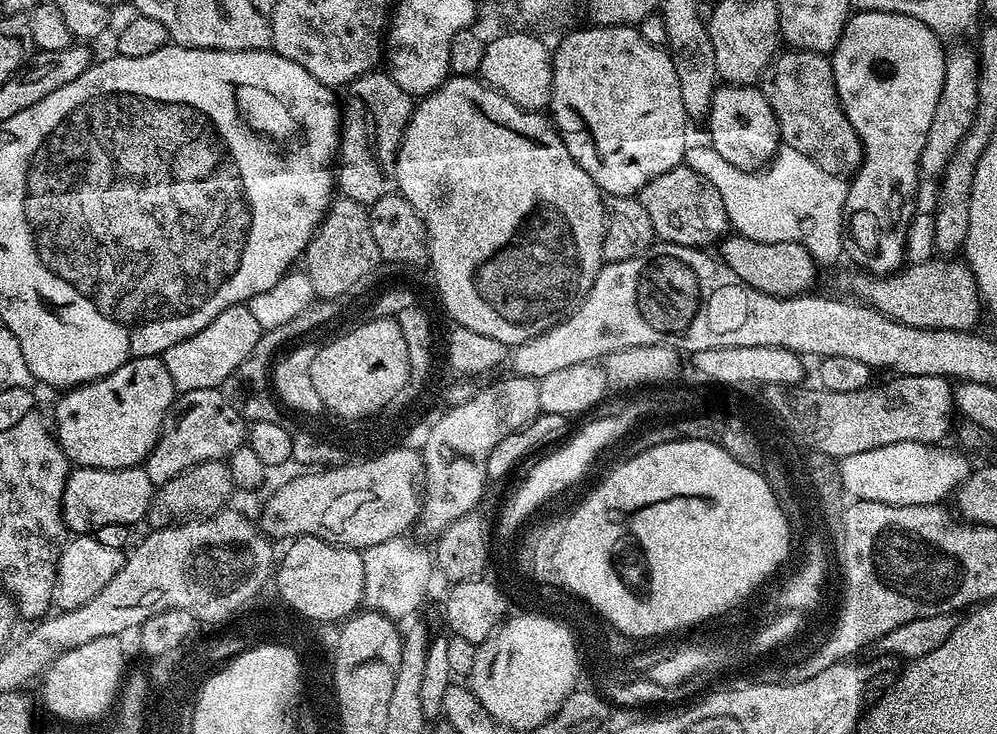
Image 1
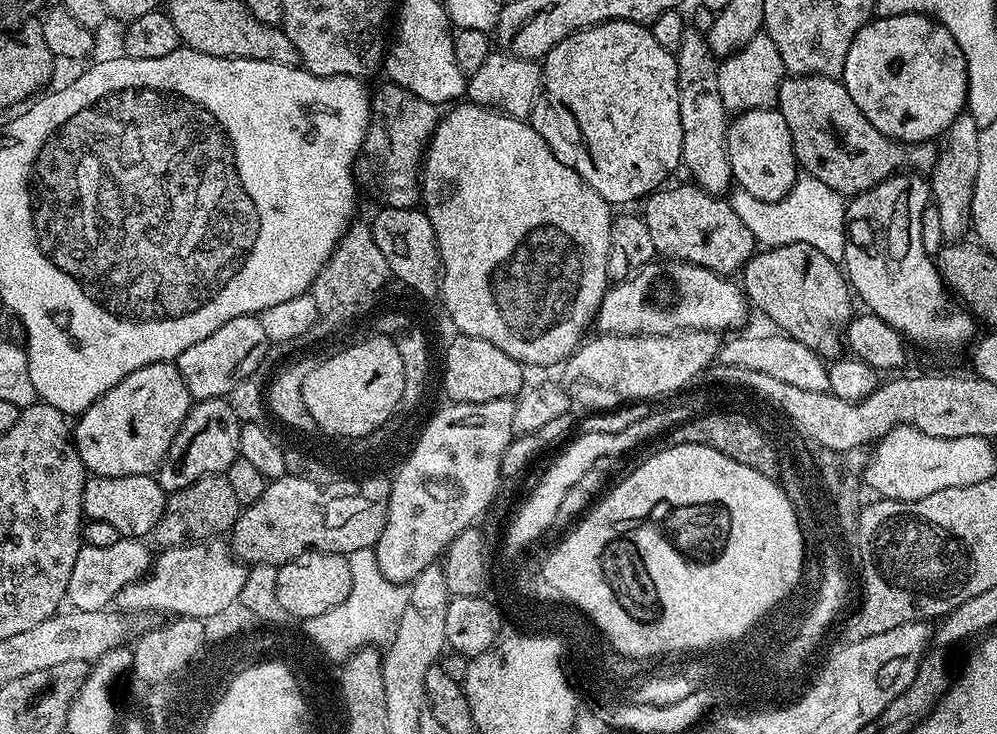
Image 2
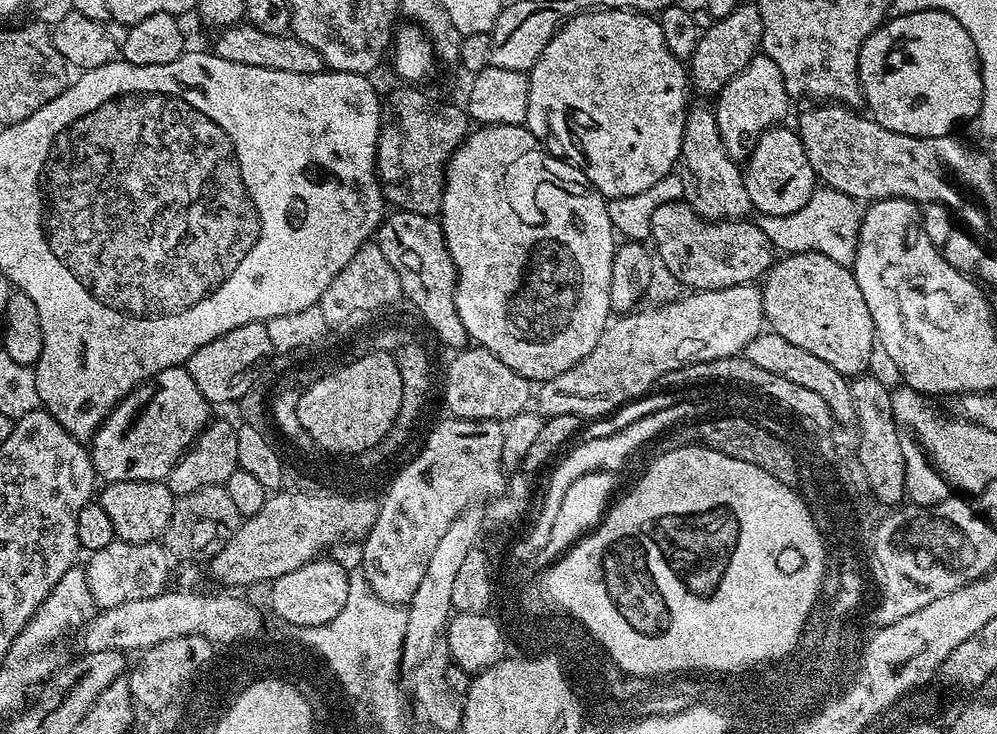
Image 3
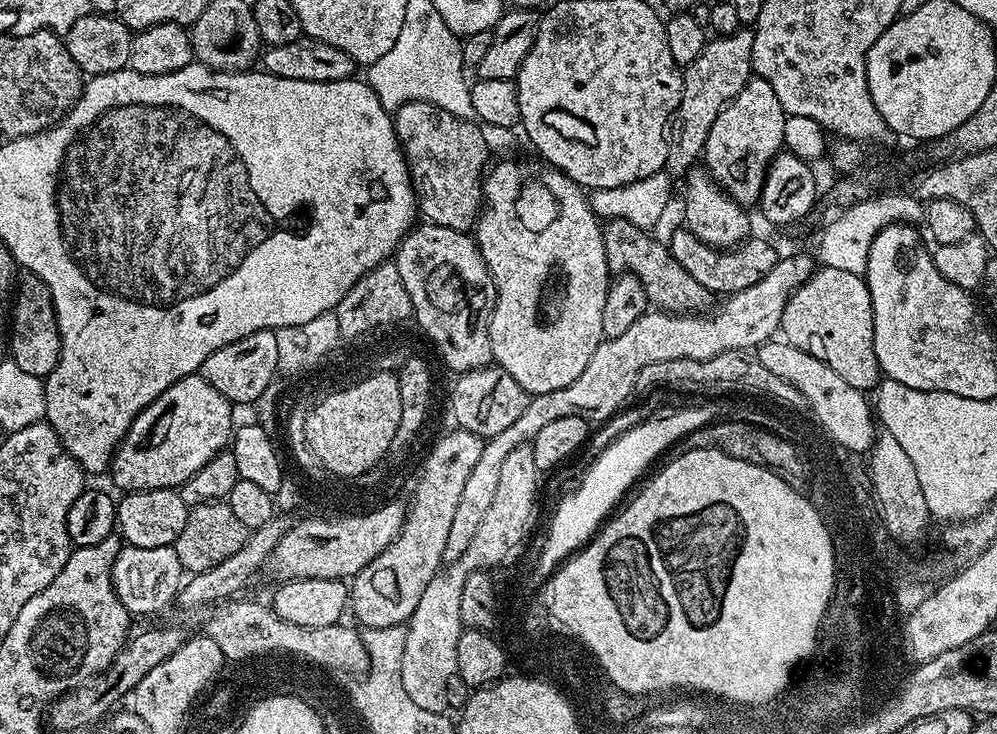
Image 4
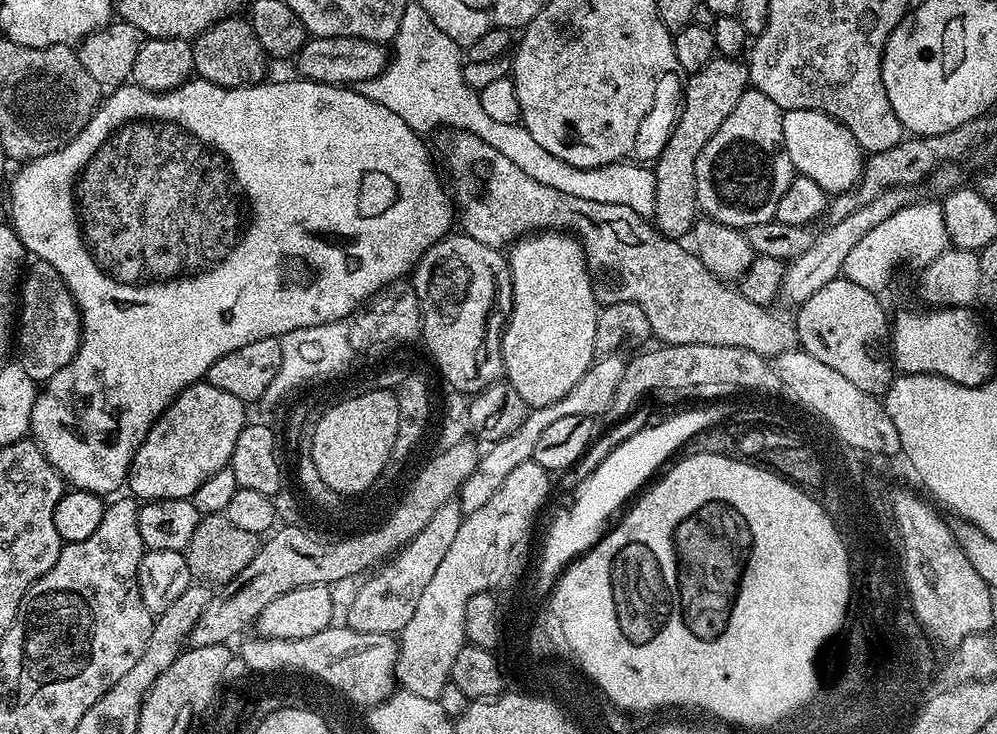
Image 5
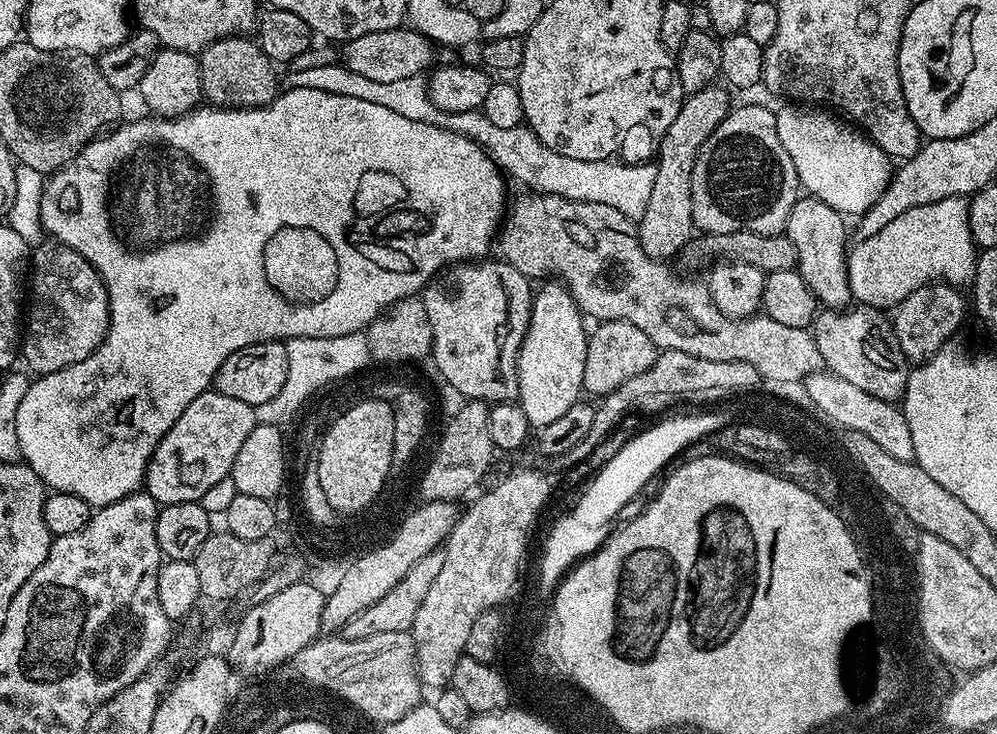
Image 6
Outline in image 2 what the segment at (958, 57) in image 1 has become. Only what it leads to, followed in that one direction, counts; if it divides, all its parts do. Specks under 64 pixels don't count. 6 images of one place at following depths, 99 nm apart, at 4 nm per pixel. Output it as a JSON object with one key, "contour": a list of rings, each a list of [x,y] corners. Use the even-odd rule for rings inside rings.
{"contour":[[[962,114],[944,131],[942,143],[936,153],[936,164],[933,166],[930,179],[930,196],[942,221],[942,234],[945,241],[960,242],[969,235],[972,227],[972,199],[974,182],[978,174],[978,142],[980,130],[971,114]]]}

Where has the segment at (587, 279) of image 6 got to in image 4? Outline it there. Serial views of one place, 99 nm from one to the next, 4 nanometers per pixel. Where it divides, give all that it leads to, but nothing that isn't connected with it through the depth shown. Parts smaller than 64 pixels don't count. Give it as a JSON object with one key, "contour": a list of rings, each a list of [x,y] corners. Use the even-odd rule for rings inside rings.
{"contour":[[[406,102],[394,113],[396,137],[404,150],[404,160],[408,164],[408,177],[412,179],[412,190],[416,193],[416,207],[425,221],[446,226],[450,230],[471,233],[482,211],[484,203],[484,178],[489,167],[490,149],[484,129],[476,120],[458,118],[442,106],[430,102]],[[609,220],[603,225],[604,245],[606,246],[606,262],[608,263],[608,271],[612,274],[627,274],[637,276],[642,282],[642,286],[646,290],[649,301],[657,309],[671,312],[673,314],[700,314],[705,311],[704,308],[710,299],[710,293],[706,286],[702,286],[698,282],[698,278],[694,278],[694,274],[687,272],[681,264],[672,257],[671,247],[667,243],[664,244],[660,240],[652,237],[651,231],[634,226],[625,220]]]}

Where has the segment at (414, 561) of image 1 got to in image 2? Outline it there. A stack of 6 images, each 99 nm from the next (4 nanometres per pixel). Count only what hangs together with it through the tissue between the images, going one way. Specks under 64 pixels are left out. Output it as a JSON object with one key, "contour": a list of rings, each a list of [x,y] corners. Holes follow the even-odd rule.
{"contour":[[[363,548],[347,553],[350,566],[350,594],[334,610],[326,610],[326,614],[309,616],[311,636],[316,641],[321,639],[329,652],[344,655],[345,649],[354,646],[358,649],[358,642],[365,642],[369,646],[386,646],[392,640],[392,635],[398,630],[398,622],[402,618],[402,610],[406,610],[408,588],[403,584],[390,582],[386,574],[376,561],[376,553],[372,548]]]}

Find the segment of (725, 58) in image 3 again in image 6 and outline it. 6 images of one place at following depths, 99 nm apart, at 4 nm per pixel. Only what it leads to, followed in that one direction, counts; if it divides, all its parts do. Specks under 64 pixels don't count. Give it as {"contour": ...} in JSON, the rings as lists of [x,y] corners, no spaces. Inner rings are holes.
{"contour":[[[724,86],[703,88],[691,93],[684,105],[678,110],[678,118],[670,122],[670,130],[660,139],[654,163],[654,186],[650,190],[650,202],[646,202],[646,210],[638,218],[638,235],[642,250],[655,260],[671,261],[684,247],[694,240],[692,222],[692,179],[694,178],[694,162],[710,134],[726,119],[730,111],[728,104],[729,89]]]}

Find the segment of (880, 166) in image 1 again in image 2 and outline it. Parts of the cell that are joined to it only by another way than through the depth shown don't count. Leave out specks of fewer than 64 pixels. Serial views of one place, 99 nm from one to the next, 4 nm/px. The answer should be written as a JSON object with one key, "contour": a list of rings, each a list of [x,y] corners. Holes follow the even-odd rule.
{"contour":[[[907,12],[894,18],[873,18],[863,24],[846,50],[842,79],[854,106],[891,140],[923,144],[943,137],[944,131],[965,111],[968,102],[968,71],[962,50],[948,30],[931,16]],[[884,191],[859,192],[846,204],[848,242],[844,246],[842,268],[853,293],[859,299],[860,296],[864,299],[864,304],[868,307],[865,309],[871,315],[894,326],[894,330],[898,330],[911,343],[913,340],[928,348],[960,348],[964,343],[967,345],[977,335],[977,321],[967,308],[957,303],[946,291],[935,259],[926,250],[926,246],[922,246],[922,210],[930,202],[929,193]]]}

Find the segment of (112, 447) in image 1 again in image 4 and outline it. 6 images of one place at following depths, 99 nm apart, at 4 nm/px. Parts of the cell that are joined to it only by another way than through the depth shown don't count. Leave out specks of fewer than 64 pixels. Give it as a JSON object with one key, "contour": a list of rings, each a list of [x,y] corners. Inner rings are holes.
{"contour":[[[193,374],[183,376],[174,386],[162,390],[150,406],[146,406],[134,418],[130,430],[122,438],[122,442],[116,447],[116,453],[112,455],[110,465],[110,477],[121,489],[121,493],[141,492],[142,490],[162,490],[163,488],[179,489],[185,484],[210,458],[214,458],[219,452],[229,447],[234,435],[234,423],[232,424],[232,411],[234,405],[227,400],[210,382],[203,380],[200,375]]]}

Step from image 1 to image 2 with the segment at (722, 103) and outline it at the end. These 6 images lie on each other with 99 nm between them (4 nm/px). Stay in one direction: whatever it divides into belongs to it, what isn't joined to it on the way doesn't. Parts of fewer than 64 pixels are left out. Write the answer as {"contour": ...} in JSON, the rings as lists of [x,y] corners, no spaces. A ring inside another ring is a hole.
{"contour":[[[775,107],[751,108],[733,115],[726,134],[726,150],[732,179],[739,191],[754,194],[762,202],[778,202],[790,194],[798,179],[798,161],[790,138],[790,126]]]}

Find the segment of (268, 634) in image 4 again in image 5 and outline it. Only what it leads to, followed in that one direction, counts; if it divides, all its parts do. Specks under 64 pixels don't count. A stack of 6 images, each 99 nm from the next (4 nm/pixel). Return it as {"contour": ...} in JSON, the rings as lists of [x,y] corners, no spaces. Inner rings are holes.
{"contour":[[[333,626],[301,640],[266,640],[255,638],[240,644],[238,651],[247,657],[248,664],[264,668],[267,664],[304,664],[319,673],[322,682],[343,699],[365,706],[375,706],[382,701],[381,696],[391,687],[392,661],[398,655],[398,640],[395,635],[362,634],[347,626]]]}

